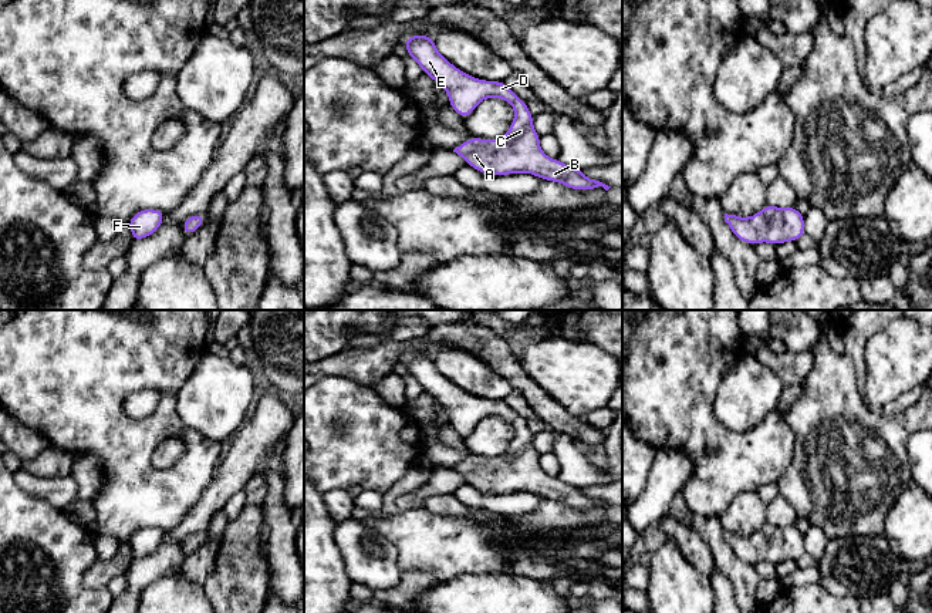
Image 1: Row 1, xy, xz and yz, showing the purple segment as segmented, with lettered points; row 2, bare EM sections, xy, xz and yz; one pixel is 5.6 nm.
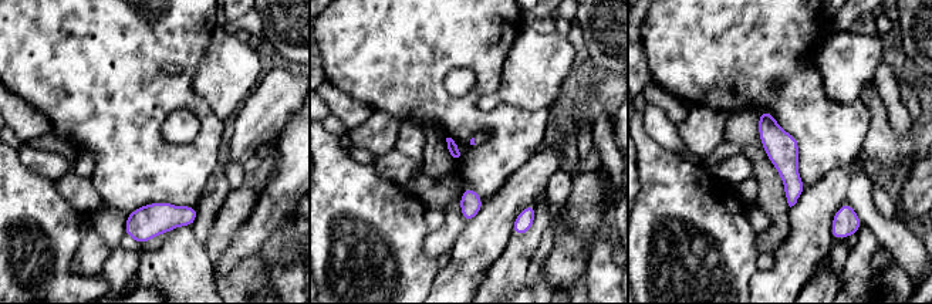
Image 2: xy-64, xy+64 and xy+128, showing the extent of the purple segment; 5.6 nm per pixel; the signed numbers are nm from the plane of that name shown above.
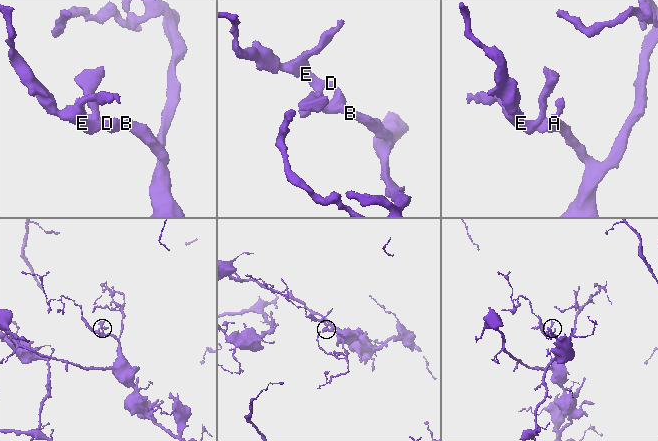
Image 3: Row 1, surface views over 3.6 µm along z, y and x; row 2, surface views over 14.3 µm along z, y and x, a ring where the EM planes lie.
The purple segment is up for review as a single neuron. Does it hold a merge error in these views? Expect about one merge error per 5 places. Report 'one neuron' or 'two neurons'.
one neuron

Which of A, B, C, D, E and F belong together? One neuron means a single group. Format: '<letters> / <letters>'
A B C D E F

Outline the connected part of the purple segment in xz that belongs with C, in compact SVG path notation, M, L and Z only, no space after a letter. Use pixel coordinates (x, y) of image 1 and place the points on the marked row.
M428 34L409 36L403 40L406 53L423 74L442 85L449 105L466 119L484 98L502 98L513 105L514 121L499 139L473 137L453 149L465 162L484 175L531 174L540 179L558 182L575 191L611 186L587 178L581 169L547 156L540 148L540 134L533 128L533 114L504 81L486 81L467 75L449 63Z

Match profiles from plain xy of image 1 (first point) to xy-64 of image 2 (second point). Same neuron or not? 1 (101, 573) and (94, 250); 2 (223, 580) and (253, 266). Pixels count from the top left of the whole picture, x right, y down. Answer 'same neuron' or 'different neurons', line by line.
1: same neuron
2: same neuron

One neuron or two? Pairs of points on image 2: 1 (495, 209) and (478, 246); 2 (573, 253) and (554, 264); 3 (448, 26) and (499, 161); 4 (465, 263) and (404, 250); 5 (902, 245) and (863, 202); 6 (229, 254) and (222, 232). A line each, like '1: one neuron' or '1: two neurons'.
1: one neuron
2: one neuron
3: one neuron
4: two neurons
5: one neuron
6: two neurons

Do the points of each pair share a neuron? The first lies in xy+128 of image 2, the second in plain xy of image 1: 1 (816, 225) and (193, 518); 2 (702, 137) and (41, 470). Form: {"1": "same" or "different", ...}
{"1": "same", "2": "same"}

